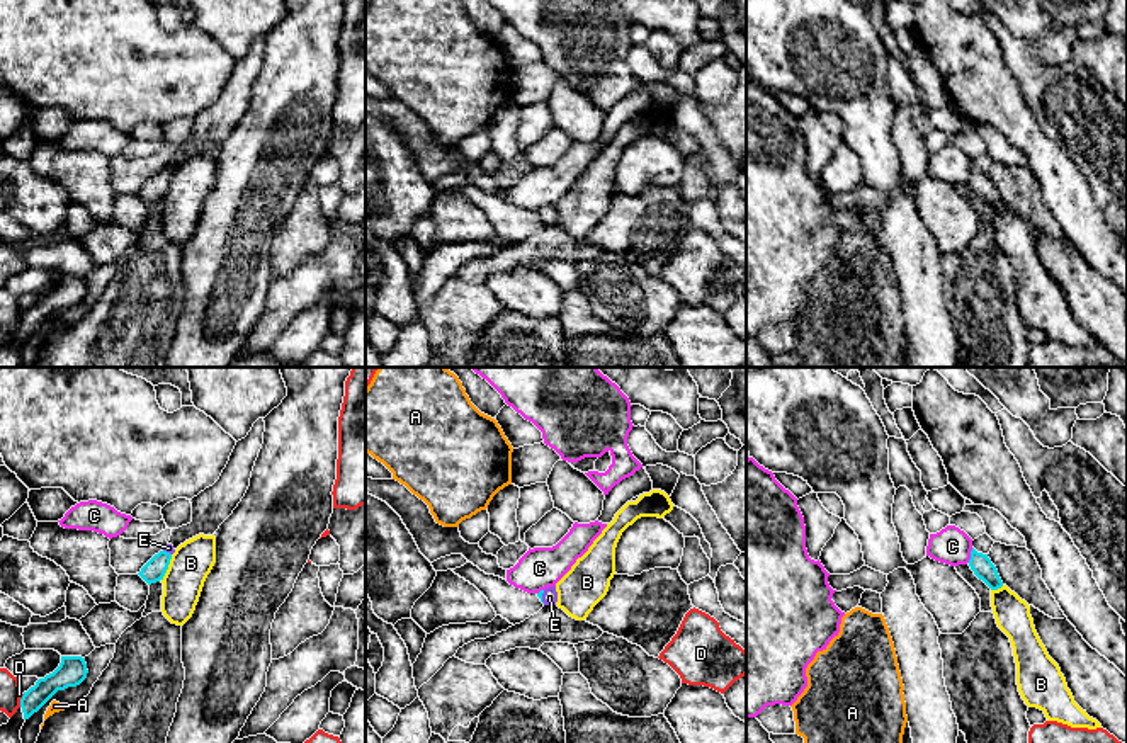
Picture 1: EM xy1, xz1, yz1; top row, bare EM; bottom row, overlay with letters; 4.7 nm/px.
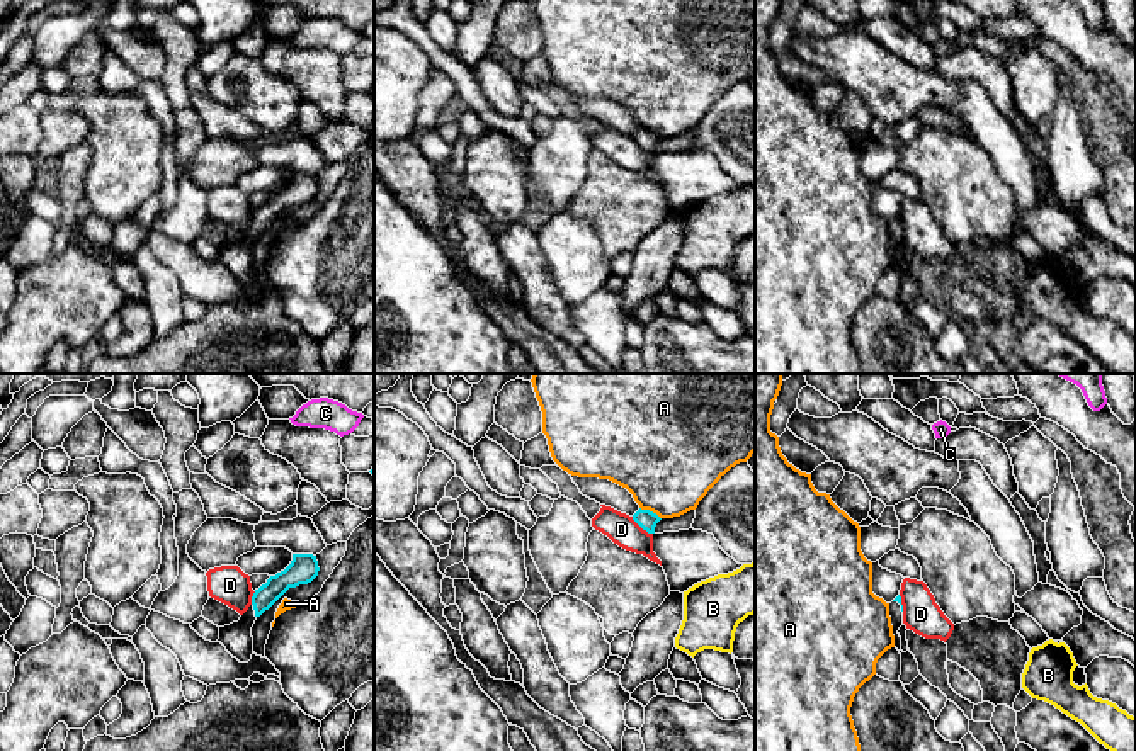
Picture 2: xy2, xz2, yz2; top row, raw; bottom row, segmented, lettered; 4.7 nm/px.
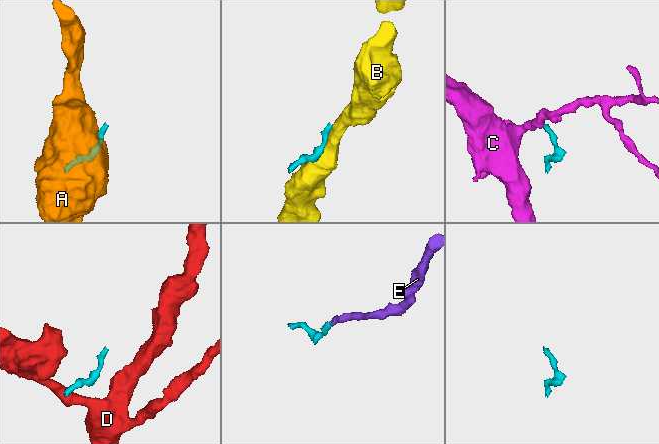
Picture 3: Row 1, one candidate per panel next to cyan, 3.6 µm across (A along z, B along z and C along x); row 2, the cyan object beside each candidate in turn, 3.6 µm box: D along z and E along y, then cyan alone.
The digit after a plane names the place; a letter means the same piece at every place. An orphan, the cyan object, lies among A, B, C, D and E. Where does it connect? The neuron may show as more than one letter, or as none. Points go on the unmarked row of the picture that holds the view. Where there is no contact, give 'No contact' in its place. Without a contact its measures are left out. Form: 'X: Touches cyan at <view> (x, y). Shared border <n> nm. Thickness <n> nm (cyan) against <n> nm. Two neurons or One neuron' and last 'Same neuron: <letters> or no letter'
A: Touches cyan at xz2 (650, 131). Shared border 120 nm. Thickness 90 nm (cyan) against 460 nm. Two neurons
B: Touches cyan at xy1 (167, 187). Shared border 140 nm. Thickness 100 nm (cyan) against 200 nm. Two neurons
C: Touches cyan at yz1 (971, 174). Shared border 80 nm. Thickness 100 nm (cyan) against 180 nm. Two neurons
D: Touches cyan at xz2 (641, 146). Shared border 130 nm. Thickness 90 nm (cyan) against 150 nm. Two neurons
E: Touches cyan at xz1 (541, 216). Shared border 60 nm. Thickness 20 nm (cyan) against 80 nm. One neuron
Same neuron: E

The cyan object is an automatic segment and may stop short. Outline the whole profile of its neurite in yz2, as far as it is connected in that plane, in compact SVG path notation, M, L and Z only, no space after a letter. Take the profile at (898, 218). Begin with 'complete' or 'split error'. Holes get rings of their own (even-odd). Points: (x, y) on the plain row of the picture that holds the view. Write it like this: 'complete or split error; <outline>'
split error; M898 214L891 223L889 223L889 236L891 236L891 245L893 245L893 255L895 255L895 267L901 274L901 294L900 301L903 304L910 304L918 294L918 282L915 275L906 270L901 270L901 257L898 253L900 246L903 245L903 224L901 224L901 216Z

